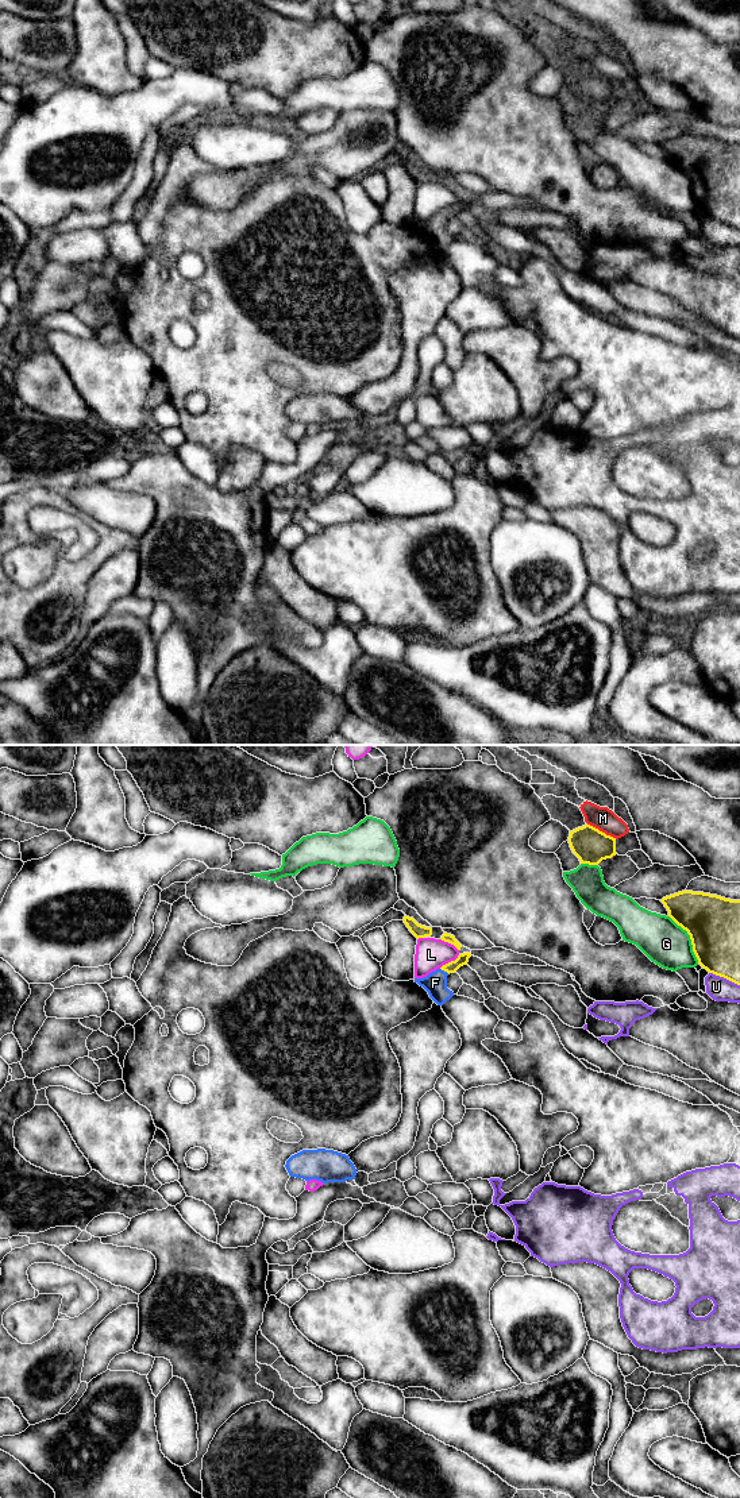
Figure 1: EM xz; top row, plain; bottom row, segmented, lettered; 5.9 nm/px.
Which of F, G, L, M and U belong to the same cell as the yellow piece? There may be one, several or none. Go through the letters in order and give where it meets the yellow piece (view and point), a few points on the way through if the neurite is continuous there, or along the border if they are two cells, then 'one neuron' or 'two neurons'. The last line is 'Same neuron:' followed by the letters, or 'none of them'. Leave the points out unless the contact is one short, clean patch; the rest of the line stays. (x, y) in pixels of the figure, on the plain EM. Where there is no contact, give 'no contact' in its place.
F: contact xz (444, 215); way xz (453, 211), (444, 215), (435, 227); one neuron
G: contact xz (690, 182); two neurons
L: contact xz (451, 205); border xz (459, 199), (440, 212); two neurons
M: contact xz (601, 76); two neurons
U: contact xz (724, 222); two neurons
Same neuron: F

